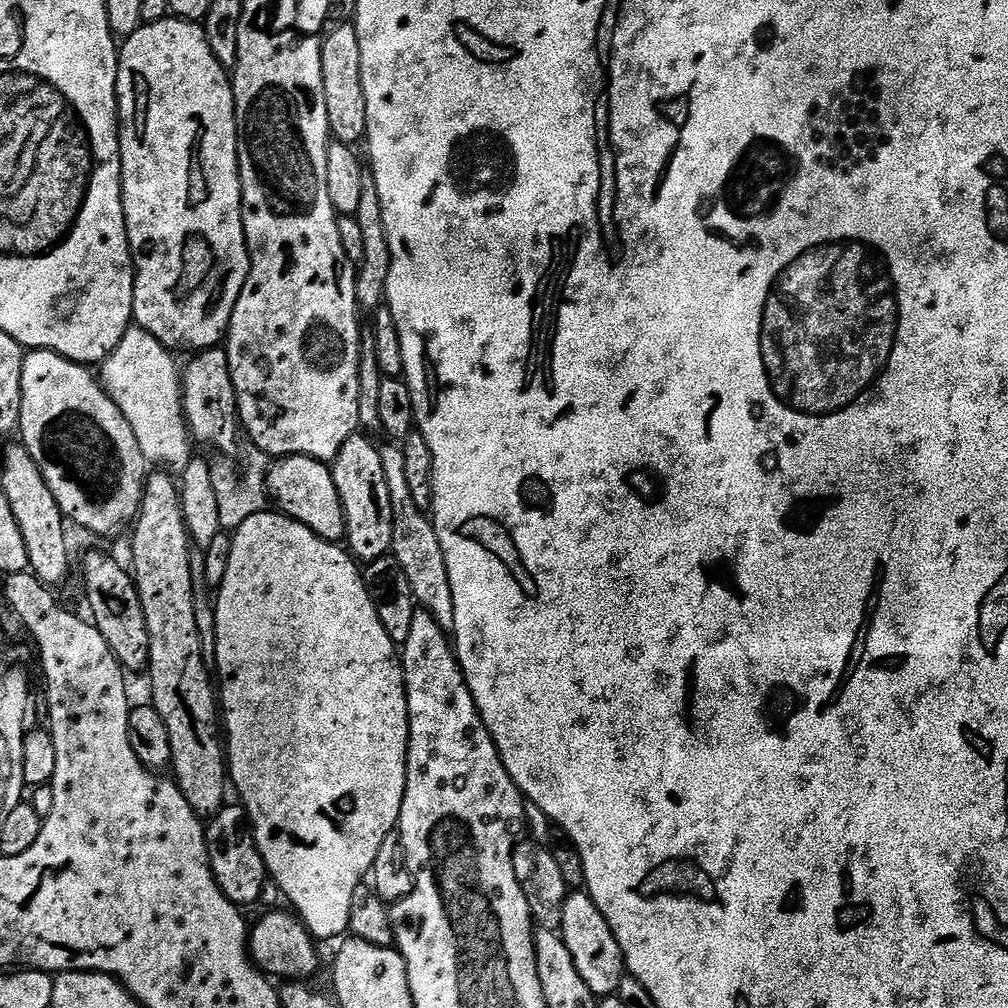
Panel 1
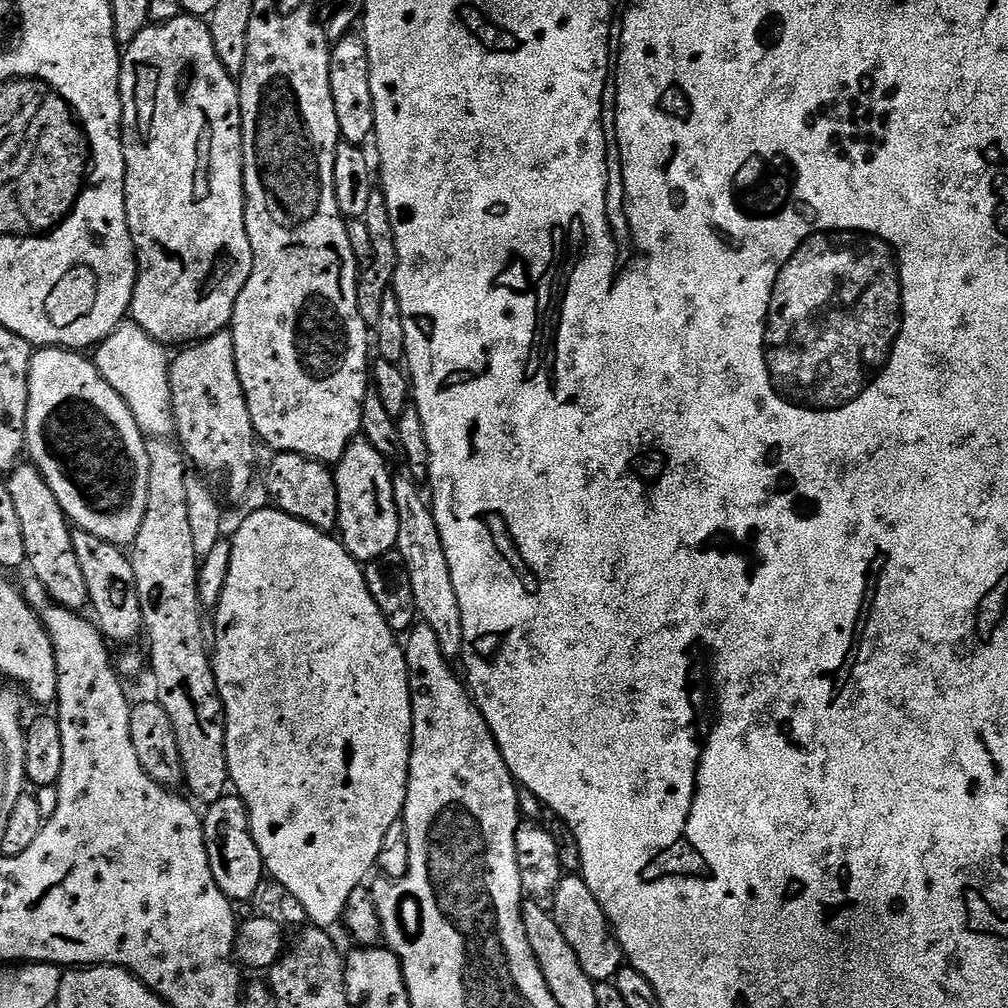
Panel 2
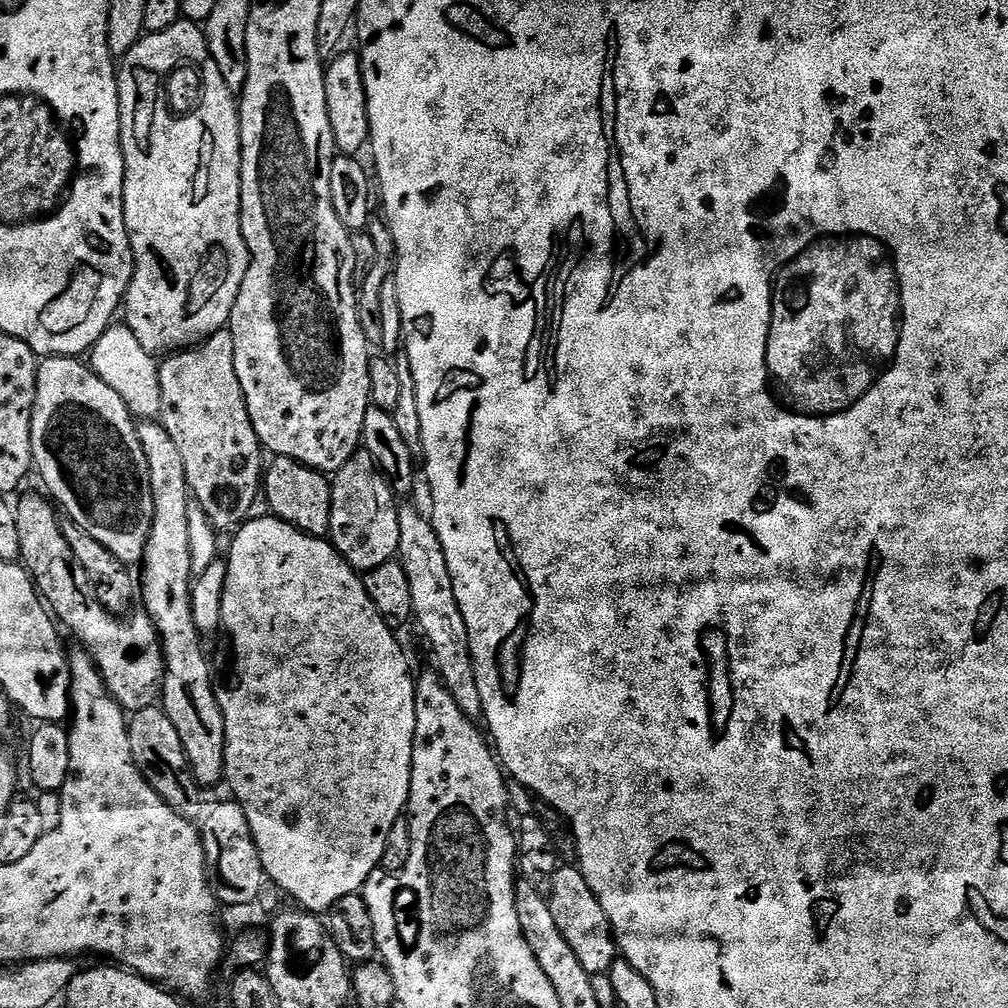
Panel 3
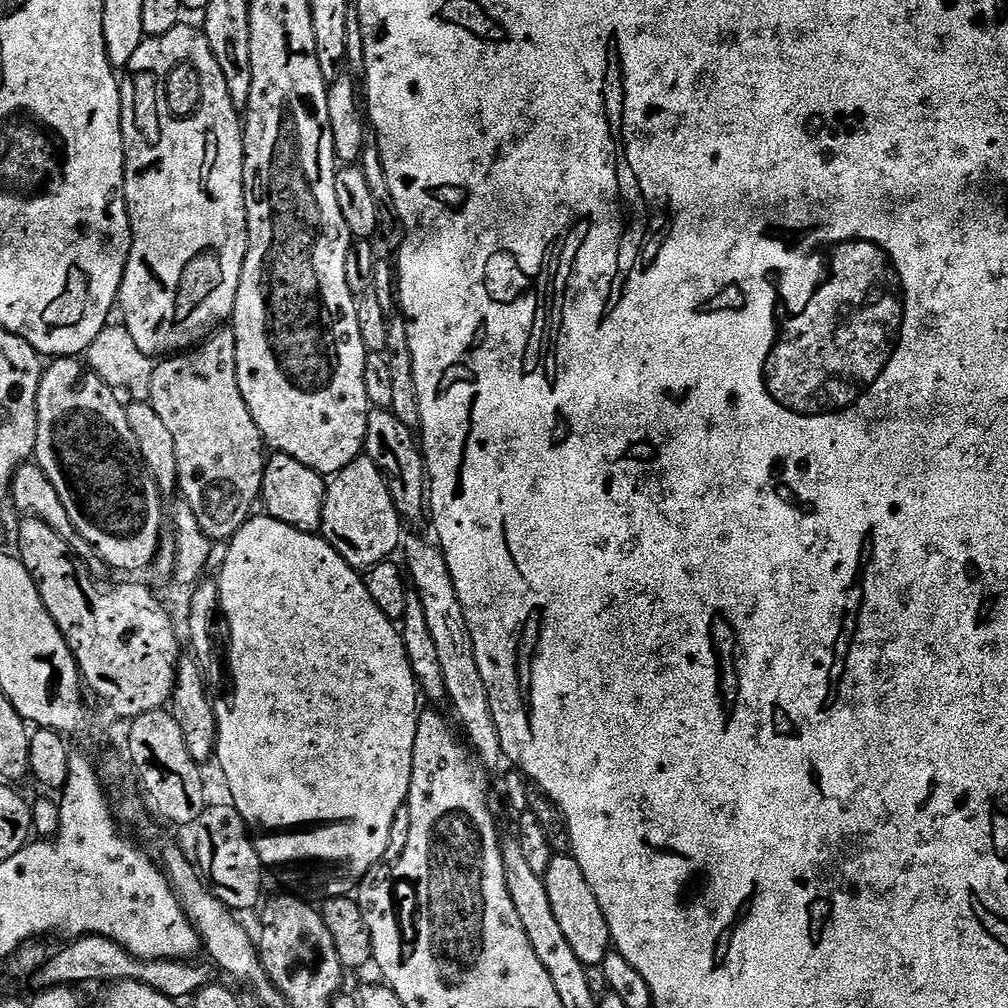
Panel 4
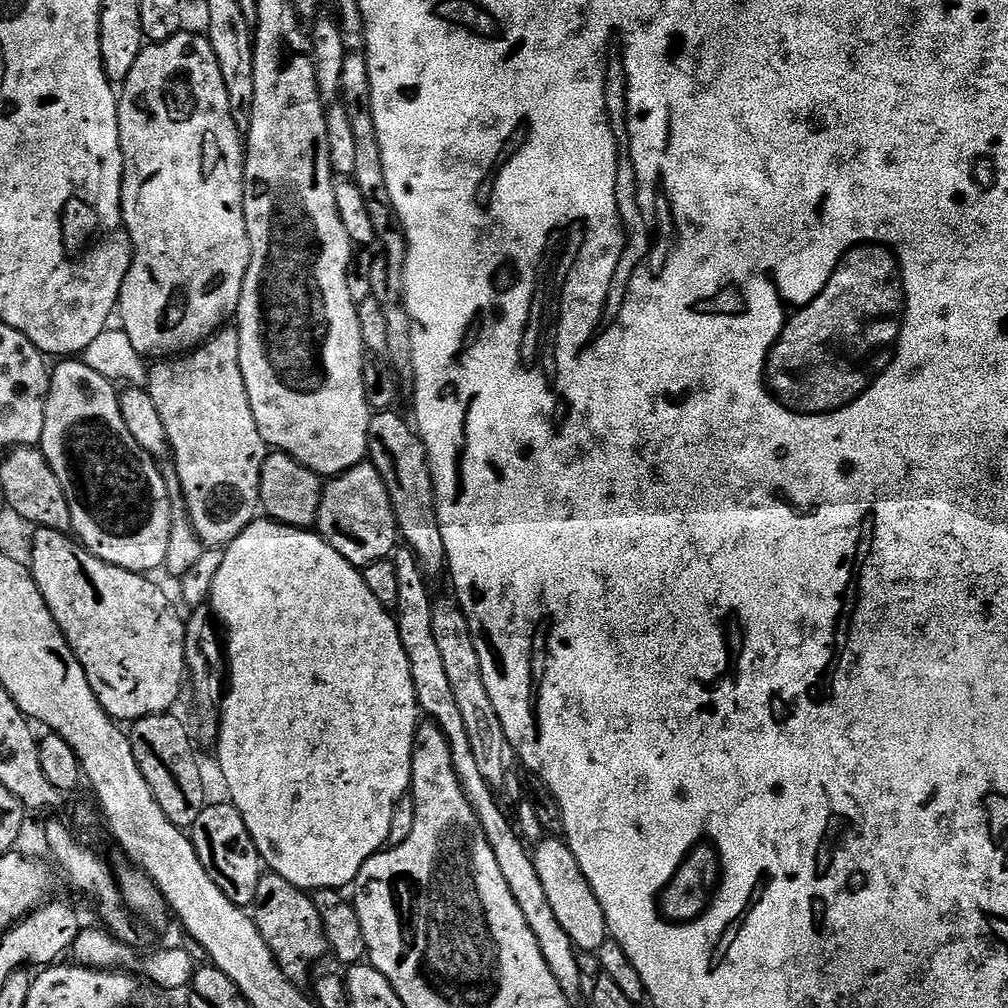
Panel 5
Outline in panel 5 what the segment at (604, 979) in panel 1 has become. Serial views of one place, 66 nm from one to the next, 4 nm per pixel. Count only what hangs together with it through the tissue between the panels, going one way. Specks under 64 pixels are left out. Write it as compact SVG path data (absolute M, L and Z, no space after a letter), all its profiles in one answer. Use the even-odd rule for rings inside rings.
M545 838L539 841L532 852L532 861L538 870L538 878L542 878L542 887L546 889L546 899L550 901L550 907L562 925L562 930L566 930L566 934L570 934L570 942L581 953L599 953L600 947L610 939L606 914L602 914L602 906L590 886L590 882L586 882L586 874L582 874L582 866L577 865L577 859L568 849L567 843L560 838Z

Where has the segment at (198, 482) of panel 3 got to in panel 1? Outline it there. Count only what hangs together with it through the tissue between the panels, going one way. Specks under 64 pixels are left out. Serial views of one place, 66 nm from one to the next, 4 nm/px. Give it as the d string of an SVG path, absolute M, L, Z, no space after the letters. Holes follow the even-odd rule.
M217 346L201 351L182 372L182 391L184 393L184 421L197 445L209 444L220 454L232 454L236 448L236 428L238 432L238 413L236 411L236 391L230 378L228 354Z

